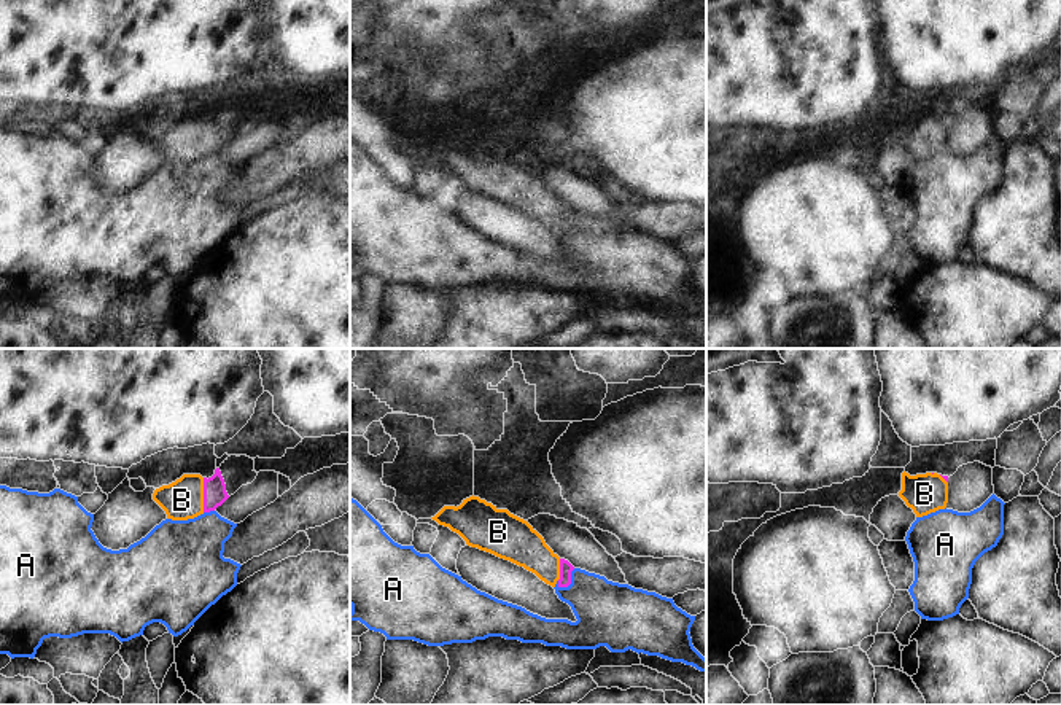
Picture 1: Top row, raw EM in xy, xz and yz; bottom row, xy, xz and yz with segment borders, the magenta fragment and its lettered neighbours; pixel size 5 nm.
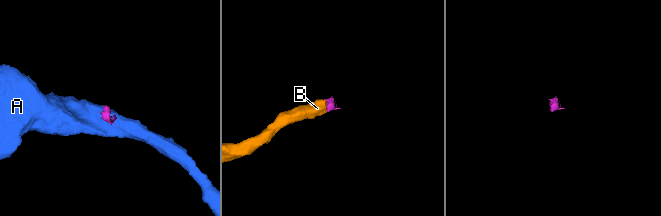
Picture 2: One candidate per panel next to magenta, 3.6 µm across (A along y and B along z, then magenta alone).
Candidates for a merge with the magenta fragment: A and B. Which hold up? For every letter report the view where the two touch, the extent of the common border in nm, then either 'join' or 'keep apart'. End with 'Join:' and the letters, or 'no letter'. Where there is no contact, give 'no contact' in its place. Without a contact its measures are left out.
A: xz | 130 nm | keep apart
B: xy | 180 nm | join
Join: B

